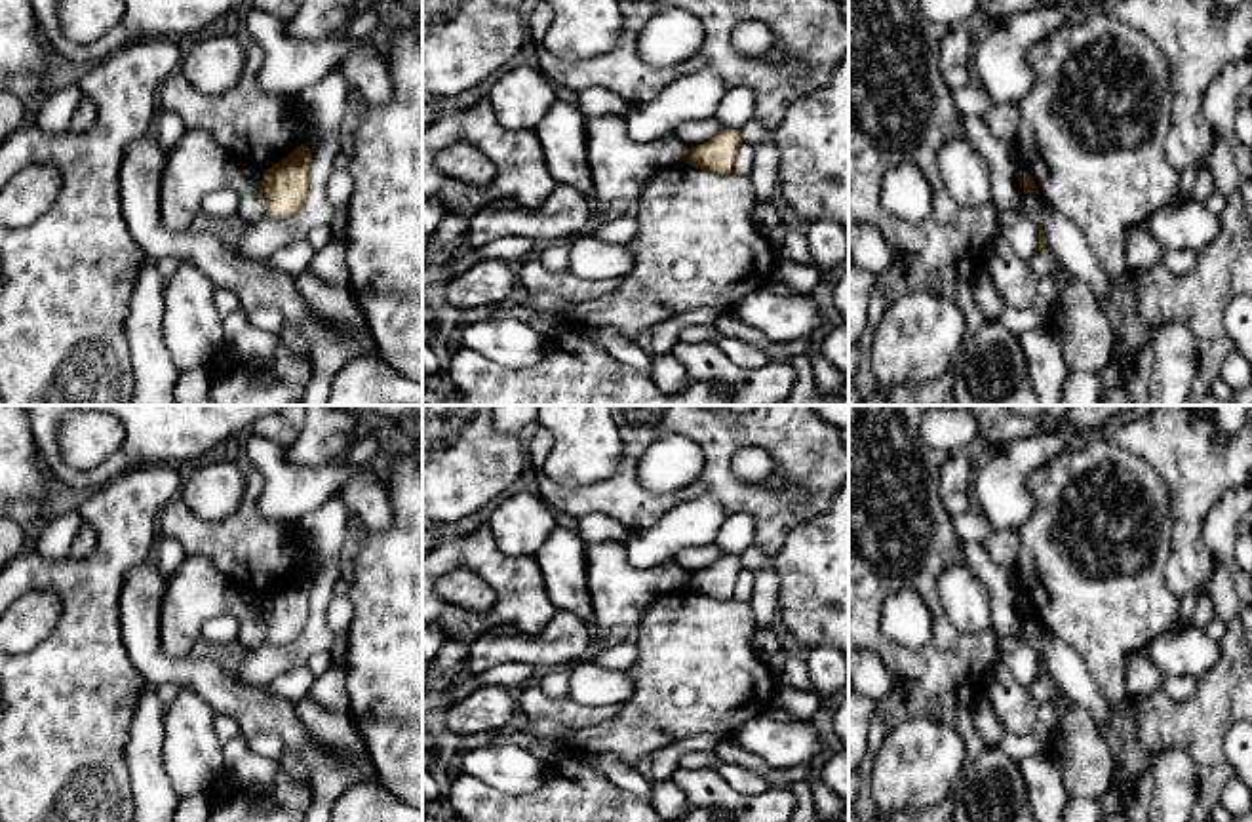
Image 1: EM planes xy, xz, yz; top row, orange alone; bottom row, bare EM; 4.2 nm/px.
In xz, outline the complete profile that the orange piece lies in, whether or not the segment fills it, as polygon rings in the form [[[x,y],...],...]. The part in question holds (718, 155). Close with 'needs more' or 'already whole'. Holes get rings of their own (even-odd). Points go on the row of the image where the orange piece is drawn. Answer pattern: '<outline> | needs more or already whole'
[[[723,127],[712,141],[693,147],[687,164],[719,175],[729,175],[733,173],[733,164],[740,145],[740,131]]] | already whole

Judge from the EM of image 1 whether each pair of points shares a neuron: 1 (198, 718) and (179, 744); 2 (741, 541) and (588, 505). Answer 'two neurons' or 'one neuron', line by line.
1: one neuron
2: two neurons

